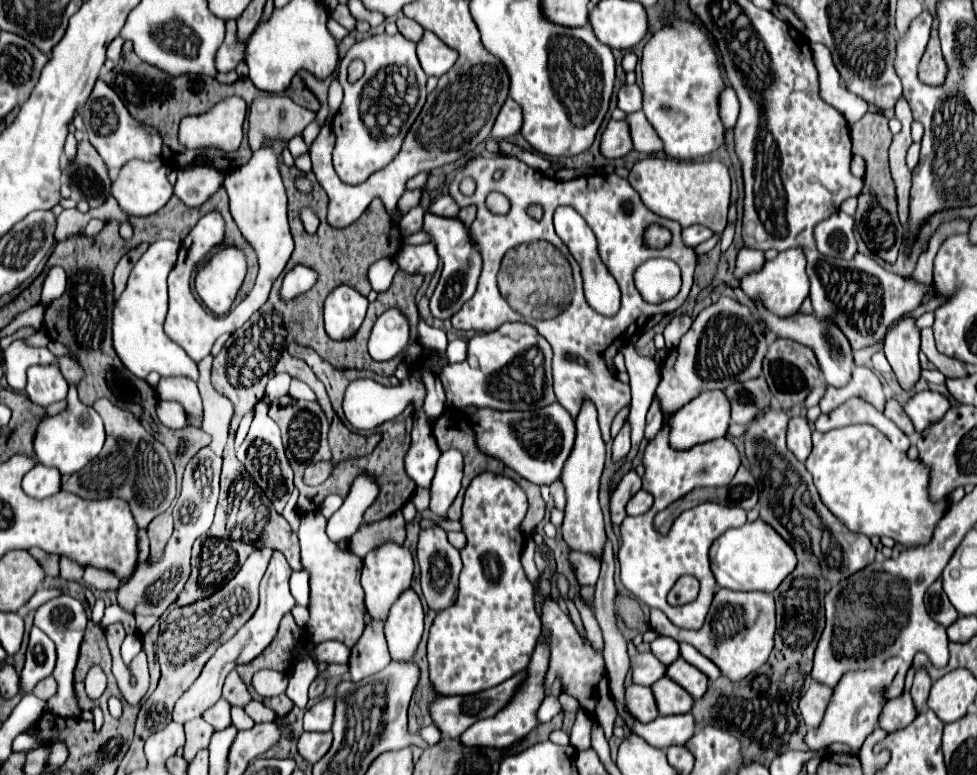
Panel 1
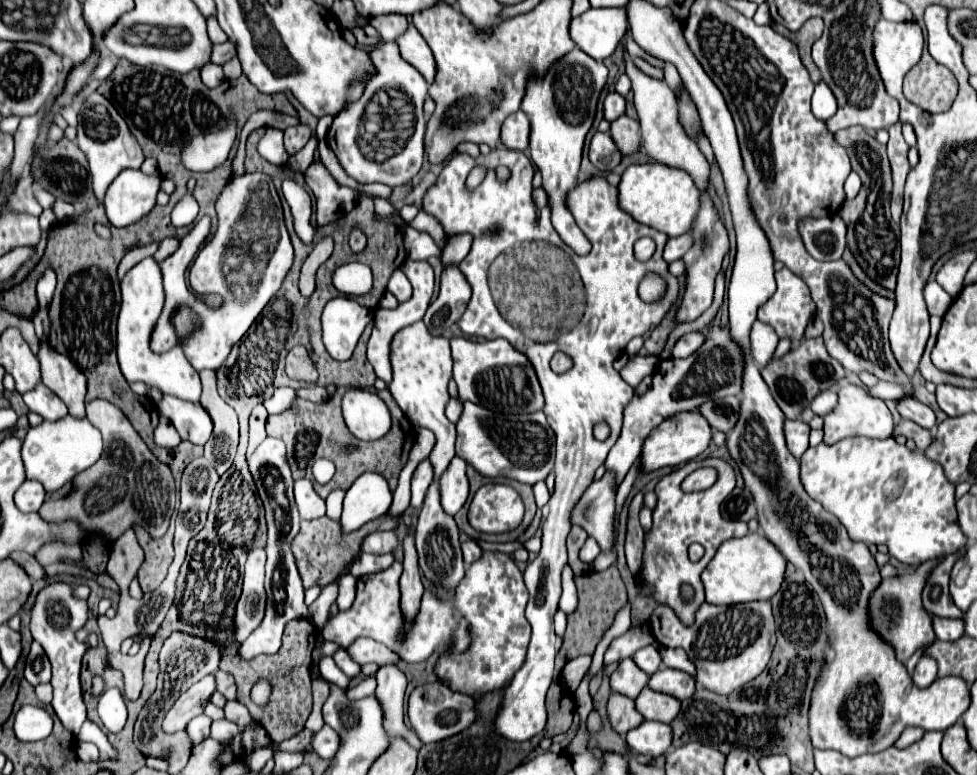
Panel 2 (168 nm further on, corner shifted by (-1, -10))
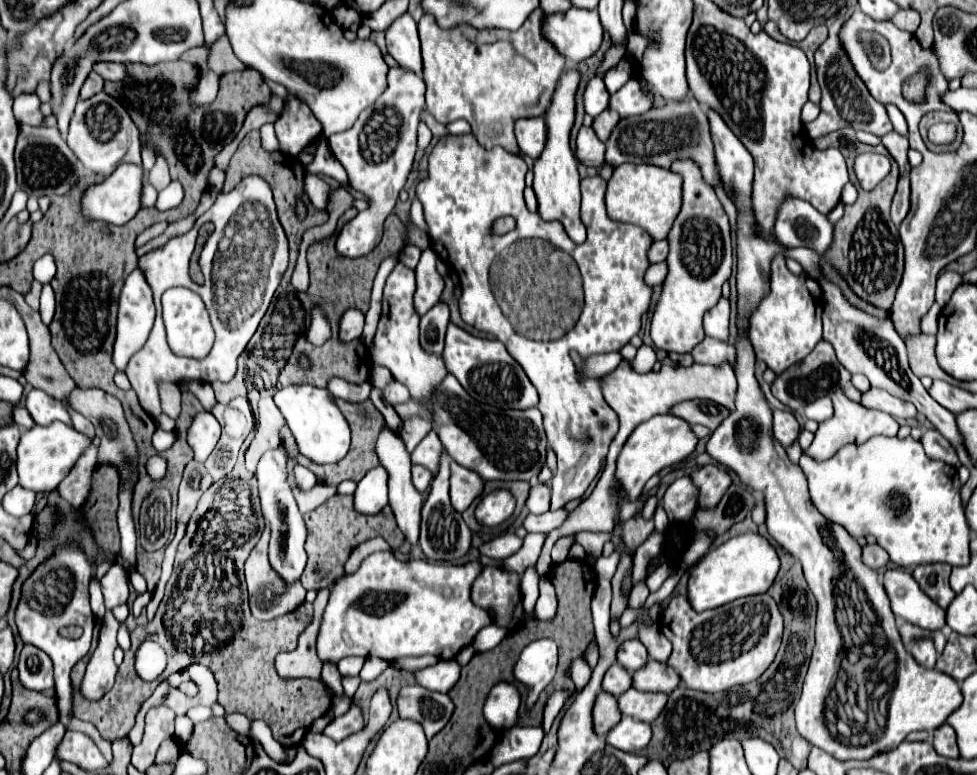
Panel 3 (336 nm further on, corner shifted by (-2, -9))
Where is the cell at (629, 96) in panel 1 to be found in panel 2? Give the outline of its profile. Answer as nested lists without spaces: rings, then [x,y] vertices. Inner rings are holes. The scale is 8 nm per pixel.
[[[609,92],[605,98],[605,120],[613,122],[623,114],[625,114],[625,98],[617,92]]]

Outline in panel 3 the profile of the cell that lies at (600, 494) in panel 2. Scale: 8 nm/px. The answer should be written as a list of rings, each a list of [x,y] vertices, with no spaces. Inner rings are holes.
[[[564,509],[558,511],[548,511],[544,515],[526,515],[526,519],[522,521],[522,527],[528,533],[550,533],[552,529],[560,527],[564,523],[564,519],[568,517],[568,513]]]

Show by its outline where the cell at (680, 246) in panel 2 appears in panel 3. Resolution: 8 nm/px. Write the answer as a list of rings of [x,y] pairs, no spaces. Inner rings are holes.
[[[654,241],[648,249],[648,261],[650,263],[660,263],[668,255],[668,241]]]

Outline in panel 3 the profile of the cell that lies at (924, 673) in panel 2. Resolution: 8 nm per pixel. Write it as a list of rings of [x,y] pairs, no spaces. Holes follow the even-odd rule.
[[[928,637],[914,639],[914,643],[912,643],[912,647],[910,647],[910,653],[912,653],[912,657],[914,657],[920,665],[924,665],[924,667],[928,667],[928,669],[932,669],[934,663],[936,663],[934,643],[932,643],[932,639],[928,639]]]

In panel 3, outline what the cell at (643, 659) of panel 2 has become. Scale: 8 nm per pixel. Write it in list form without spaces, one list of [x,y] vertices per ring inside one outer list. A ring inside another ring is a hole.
[[[628,639],[628,641],[624,641],[624,643],[618,645],[616,661],[624,669],[628,669],[630,673],[634,673],[636,669],[640,669],[648,661],[648,651],[646,651],[646,647],[638,639]]]

